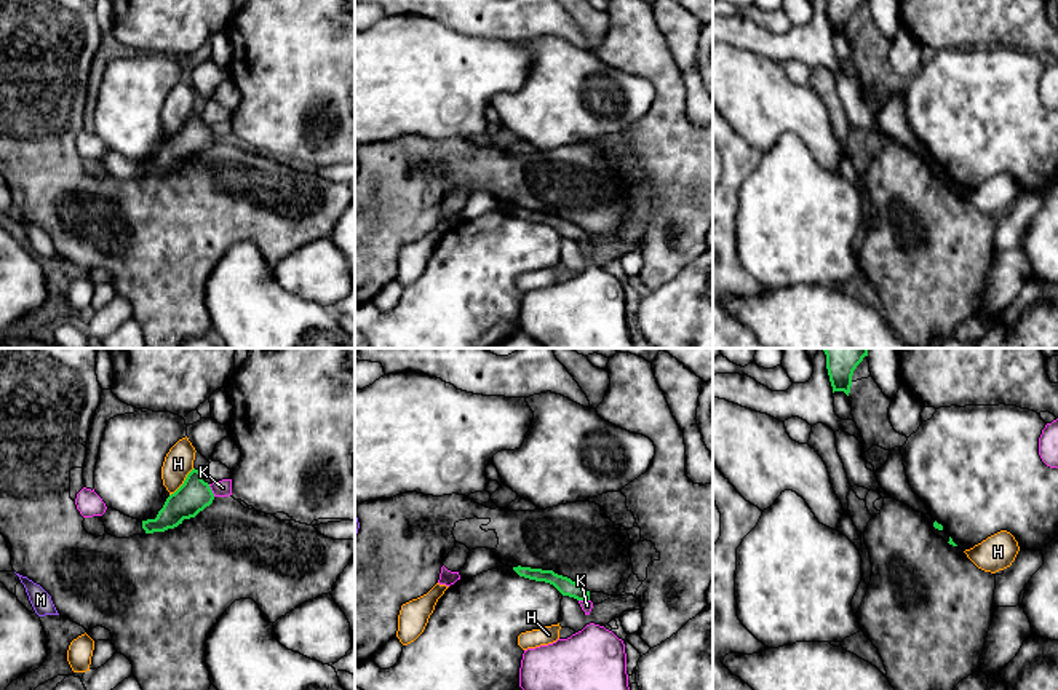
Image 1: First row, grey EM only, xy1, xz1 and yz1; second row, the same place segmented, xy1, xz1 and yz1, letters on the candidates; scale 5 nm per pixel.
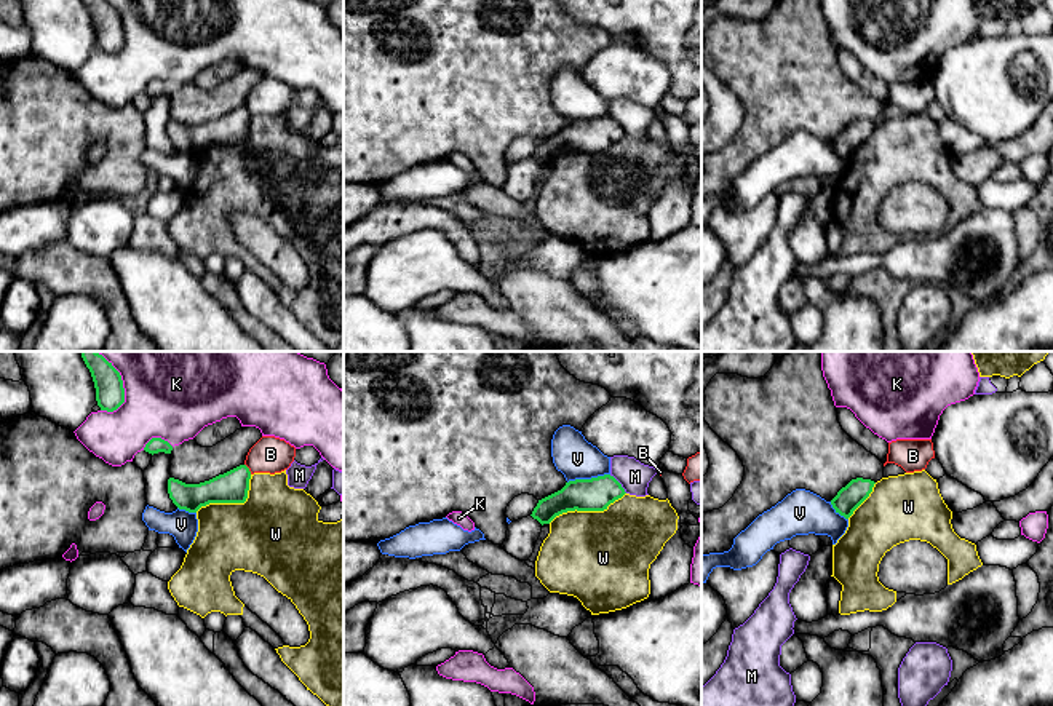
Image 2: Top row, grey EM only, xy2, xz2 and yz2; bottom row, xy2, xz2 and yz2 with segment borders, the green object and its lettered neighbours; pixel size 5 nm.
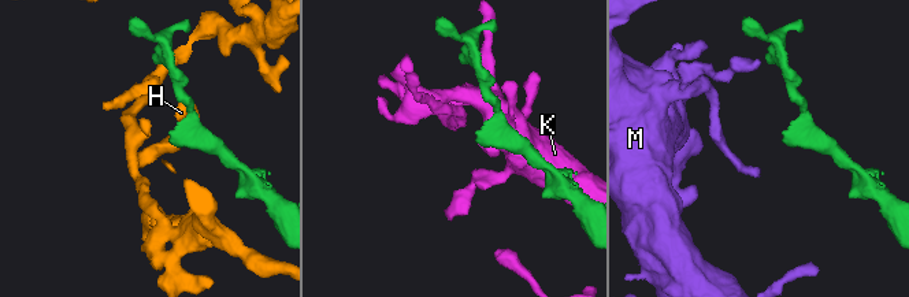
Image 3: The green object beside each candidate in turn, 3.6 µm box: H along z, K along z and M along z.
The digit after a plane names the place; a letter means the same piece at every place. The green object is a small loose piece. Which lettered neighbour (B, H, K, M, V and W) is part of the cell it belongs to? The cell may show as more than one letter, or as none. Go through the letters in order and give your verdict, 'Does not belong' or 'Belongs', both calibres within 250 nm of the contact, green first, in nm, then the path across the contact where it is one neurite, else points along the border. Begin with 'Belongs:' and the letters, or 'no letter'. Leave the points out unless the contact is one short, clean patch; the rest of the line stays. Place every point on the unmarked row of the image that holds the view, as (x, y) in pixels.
Belongs: no letter
B: Does not belong. Thickness 160 nm (green) against 180 nm. Boundary: xy2 (245, 106), (251, 115)
H: Does not belong. Thickness 170 nm (green) against 150 nm
K: Does not belong. Thickness 140 nm (green) against 420 nm
M: Does not belong. Thickness 170 nm (green) against 160 nm. Boundary: xz2 (609, 117), (627, 134)
V: Does not belong. Thickness 170 nm (green) against 200 nm. Boundary: xz2 (609, 115), (576, 120), (568, 125)
W: Does not belong. Thickness 170 nm (green) against 460 nm

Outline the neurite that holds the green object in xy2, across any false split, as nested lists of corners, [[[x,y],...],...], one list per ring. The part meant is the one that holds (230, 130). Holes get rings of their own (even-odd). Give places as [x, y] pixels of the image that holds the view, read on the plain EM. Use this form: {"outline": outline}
{"outline": [[[240,107],[224,117],[200,126],[168,121],[168,136],[179,152],[197,155],[209,145],[244,145],[249,133],[251,113]]]}

